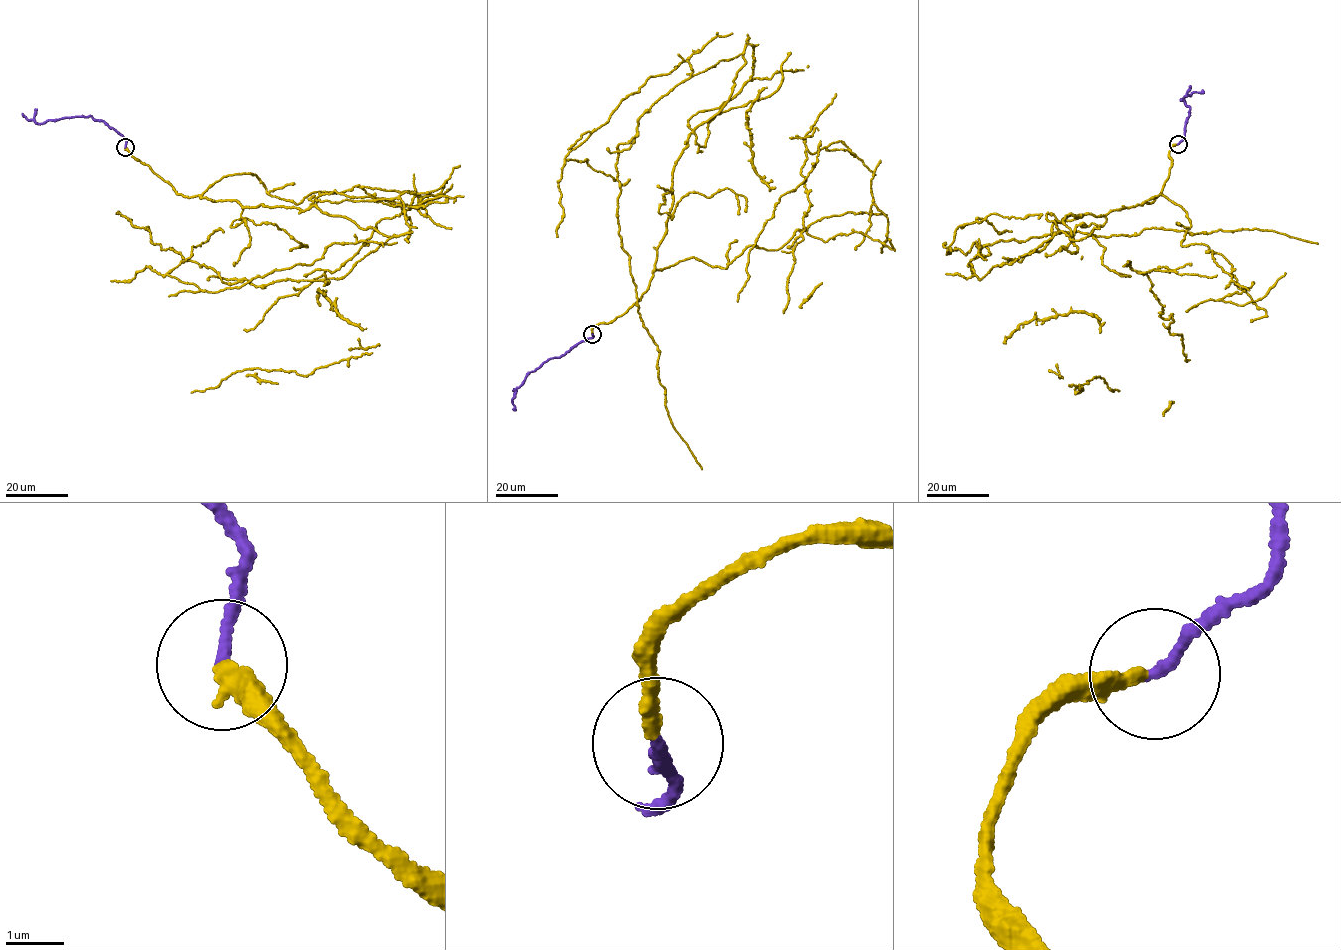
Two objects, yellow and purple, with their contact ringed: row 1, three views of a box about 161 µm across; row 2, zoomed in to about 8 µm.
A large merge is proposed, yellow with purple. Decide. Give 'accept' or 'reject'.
accept

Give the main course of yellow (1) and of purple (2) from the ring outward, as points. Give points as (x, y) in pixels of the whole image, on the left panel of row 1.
1: (125, 147), (182, 195), (248, 208), (312, 206), (395, 235), (344, 276), (259, 286), (224, 283), (117, 213)
2: (125, 147), (123, 136), (91, 116), (37, 123), (22, 113)

